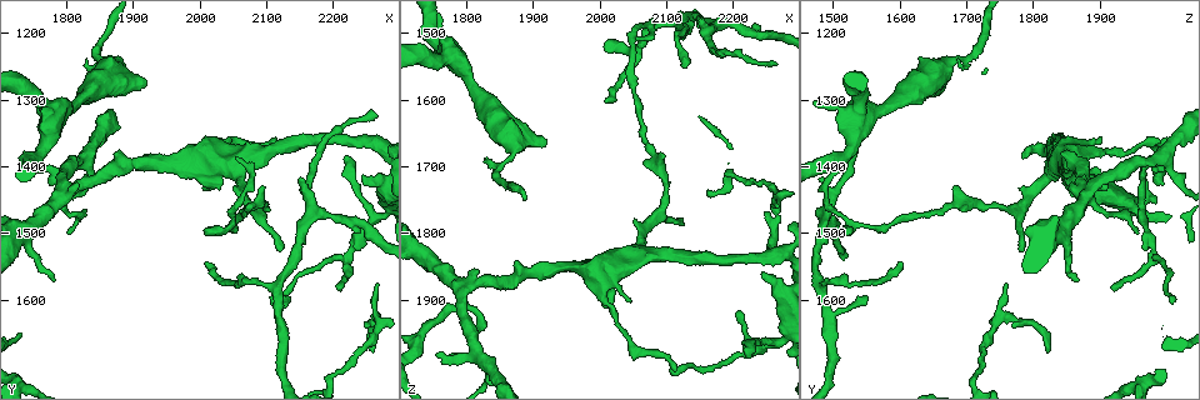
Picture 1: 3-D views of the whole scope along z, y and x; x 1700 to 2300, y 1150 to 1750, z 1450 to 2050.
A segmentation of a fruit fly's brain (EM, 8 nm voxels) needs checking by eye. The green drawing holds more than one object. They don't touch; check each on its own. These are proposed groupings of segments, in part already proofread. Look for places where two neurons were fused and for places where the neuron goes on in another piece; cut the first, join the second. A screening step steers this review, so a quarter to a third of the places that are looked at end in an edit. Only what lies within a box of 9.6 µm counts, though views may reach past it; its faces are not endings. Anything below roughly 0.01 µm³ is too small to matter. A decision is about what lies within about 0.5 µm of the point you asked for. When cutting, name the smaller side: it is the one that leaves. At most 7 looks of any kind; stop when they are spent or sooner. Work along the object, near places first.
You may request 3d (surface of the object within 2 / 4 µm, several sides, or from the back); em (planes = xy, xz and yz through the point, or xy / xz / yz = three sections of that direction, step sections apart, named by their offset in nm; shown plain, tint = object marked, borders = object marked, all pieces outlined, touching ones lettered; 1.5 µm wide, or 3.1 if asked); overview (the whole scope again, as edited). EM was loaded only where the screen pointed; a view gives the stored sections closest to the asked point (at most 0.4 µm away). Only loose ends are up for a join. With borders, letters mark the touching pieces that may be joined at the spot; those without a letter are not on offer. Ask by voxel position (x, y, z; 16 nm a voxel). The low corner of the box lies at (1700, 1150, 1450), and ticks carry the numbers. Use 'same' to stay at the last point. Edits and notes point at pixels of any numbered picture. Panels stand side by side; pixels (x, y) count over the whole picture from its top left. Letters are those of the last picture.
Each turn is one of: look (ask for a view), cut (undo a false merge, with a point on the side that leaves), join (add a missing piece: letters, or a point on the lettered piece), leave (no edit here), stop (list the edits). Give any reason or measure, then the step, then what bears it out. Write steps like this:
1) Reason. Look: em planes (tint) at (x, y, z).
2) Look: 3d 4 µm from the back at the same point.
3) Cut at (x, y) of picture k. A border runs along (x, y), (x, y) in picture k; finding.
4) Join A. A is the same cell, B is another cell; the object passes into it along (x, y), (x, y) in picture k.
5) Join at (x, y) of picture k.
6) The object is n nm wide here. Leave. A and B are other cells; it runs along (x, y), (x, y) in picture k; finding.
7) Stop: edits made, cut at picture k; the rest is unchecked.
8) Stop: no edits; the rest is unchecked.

Thin end. Look: em yz step 8 (tint) at (2010, 1490, 1515).

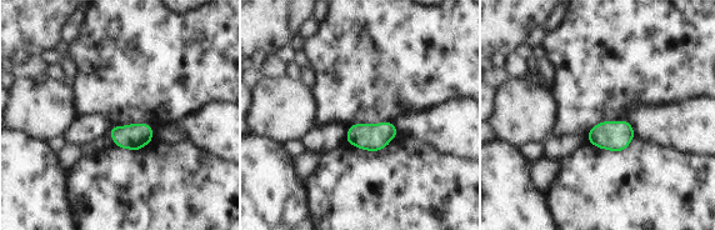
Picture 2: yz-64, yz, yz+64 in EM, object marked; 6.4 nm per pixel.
Cut it another way. Look: em xz step 8 (borders) at the same point.

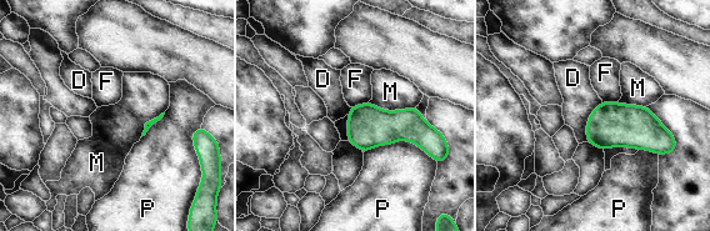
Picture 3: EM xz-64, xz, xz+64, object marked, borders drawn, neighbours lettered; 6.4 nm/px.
The longest contact is with P, 440 nm. Leave. D, F, M and P are other cells; none of them fits.

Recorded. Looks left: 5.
Look: 3d 2 µm at (2135, 1590, 1550).

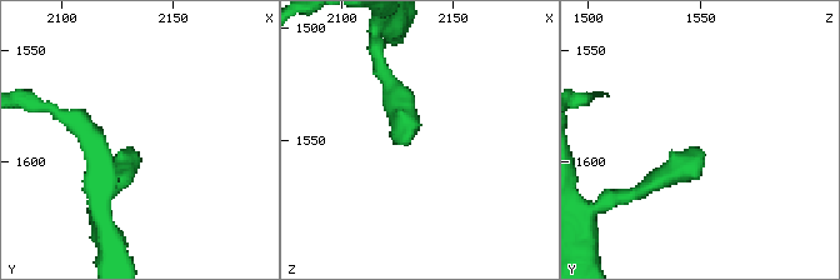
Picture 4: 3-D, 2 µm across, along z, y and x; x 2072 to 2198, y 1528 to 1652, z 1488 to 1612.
Now the EM. Look: em planes (tint) at (2130, 1593, 1548).

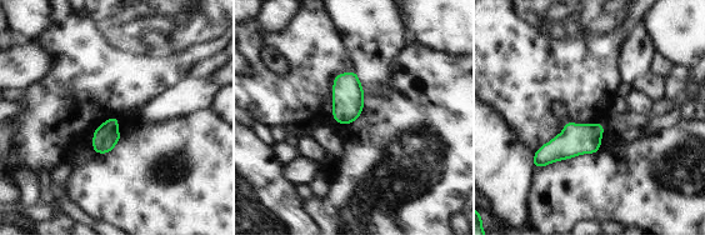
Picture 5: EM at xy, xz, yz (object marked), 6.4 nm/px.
See the neighbours. Look: em planes (borders) at the same point.

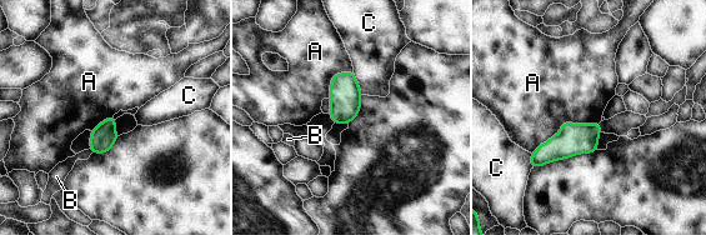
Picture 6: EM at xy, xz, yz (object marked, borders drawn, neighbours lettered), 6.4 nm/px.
Leave. A, B and C are other cells; none of them fits.

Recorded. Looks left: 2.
Tapers out. Look: em planes (borders) at (1830, 1240, 1685).

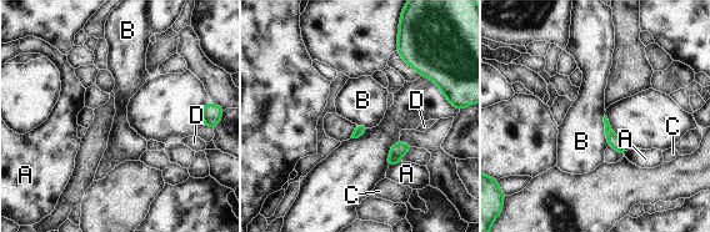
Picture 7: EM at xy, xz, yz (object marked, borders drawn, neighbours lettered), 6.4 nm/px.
Leave. A, B, C and D are other cells; a border runs along (604, 116), (604, 134), (608, 145) in picture 7; none of them fits.

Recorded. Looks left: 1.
Stop: no edits; the rest is unchecked.

